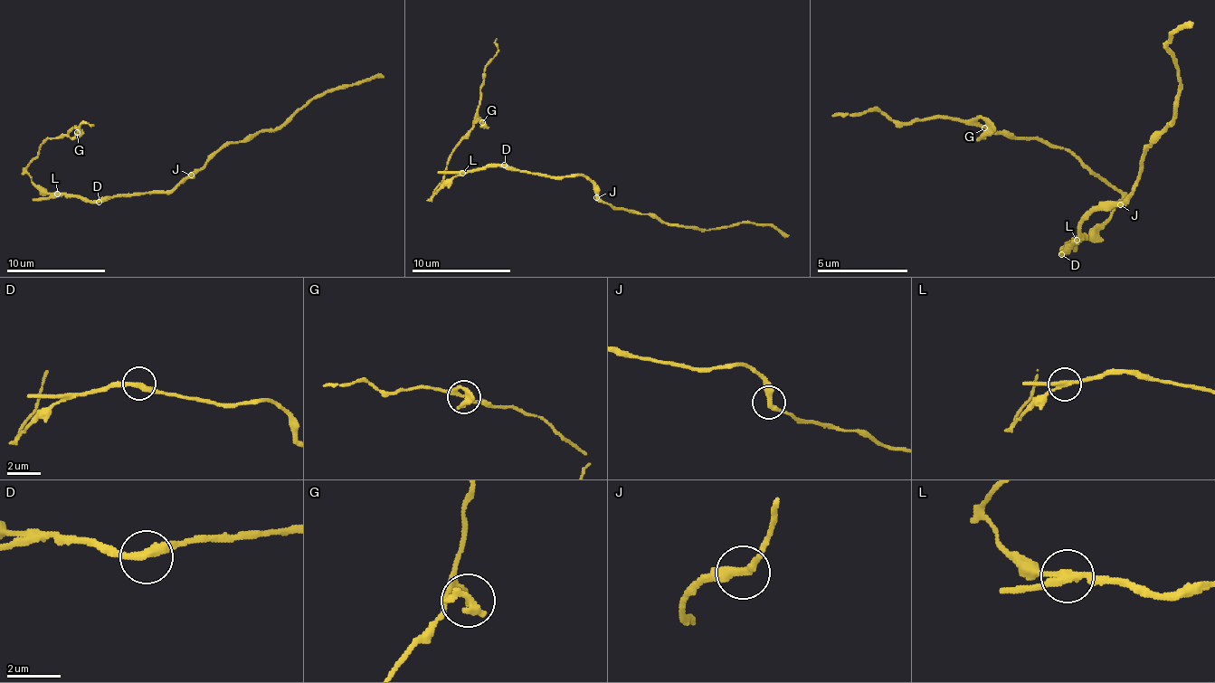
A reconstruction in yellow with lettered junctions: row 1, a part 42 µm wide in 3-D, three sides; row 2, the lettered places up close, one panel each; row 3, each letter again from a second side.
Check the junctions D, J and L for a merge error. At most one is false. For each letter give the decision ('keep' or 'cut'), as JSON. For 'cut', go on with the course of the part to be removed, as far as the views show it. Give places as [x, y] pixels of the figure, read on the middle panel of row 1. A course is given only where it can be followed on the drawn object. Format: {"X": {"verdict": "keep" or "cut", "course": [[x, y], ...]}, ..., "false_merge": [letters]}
{"D": {"verdict": "keep"}, "J": {"verdict": "keep"}, "L": {"verdict": "cut", "course": [[462, 172], [452, 177], [432, 197], [454, 145], [472, 128], [479, 102], [482, 72], [494, 55], [497, 38]]}, "false_merge": ["L"]}

